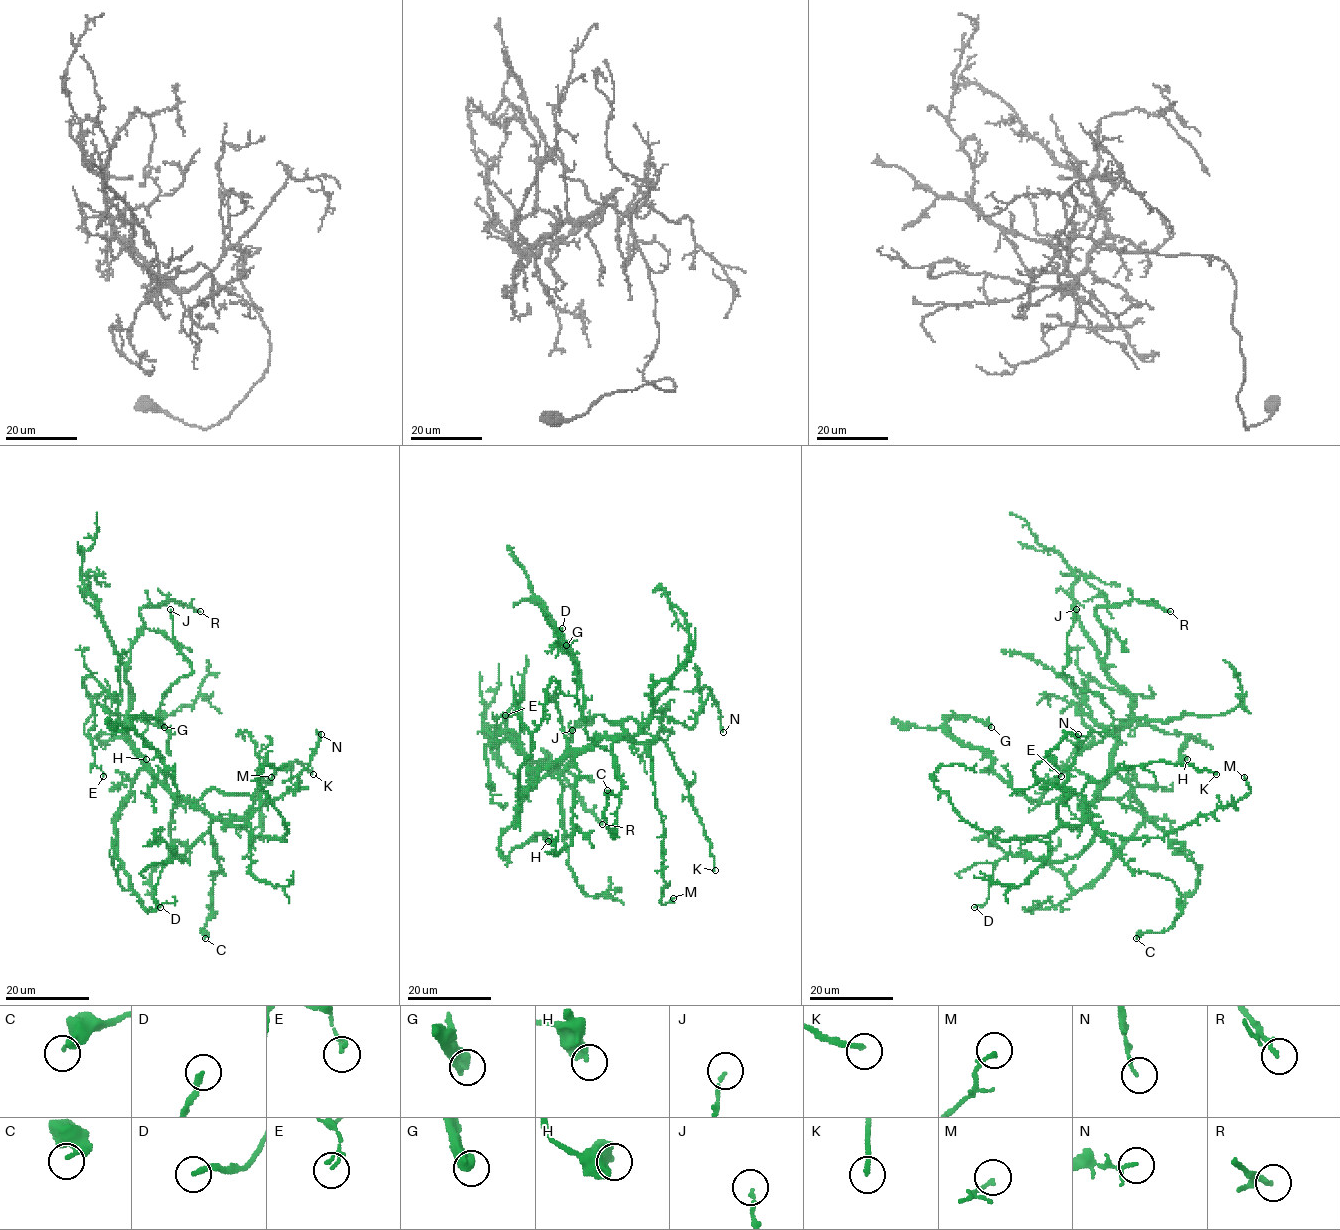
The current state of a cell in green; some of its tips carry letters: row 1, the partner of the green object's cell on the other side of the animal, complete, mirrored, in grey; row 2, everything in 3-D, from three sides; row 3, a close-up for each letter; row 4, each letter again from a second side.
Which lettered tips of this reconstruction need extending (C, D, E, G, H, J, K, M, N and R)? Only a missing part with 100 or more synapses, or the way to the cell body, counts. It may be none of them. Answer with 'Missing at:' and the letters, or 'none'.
Missing at: K

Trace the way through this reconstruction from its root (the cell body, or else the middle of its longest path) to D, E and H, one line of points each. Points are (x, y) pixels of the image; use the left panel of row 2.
D: (193, 803), (211, 819), (211, 825), (186, 851), (182, 862), (172, 855), (165, 863), (154, 896), (160, 907)
E: (193, 803), (178, 799), (158, 779), (118, 717), (96, 705), (89, 738), (94, 763), (103, 776)
H: (193, 803), (178, 799), (153, 772), (132, 744), (126, 722), (96, 737), (122, 738), (146, 759)

